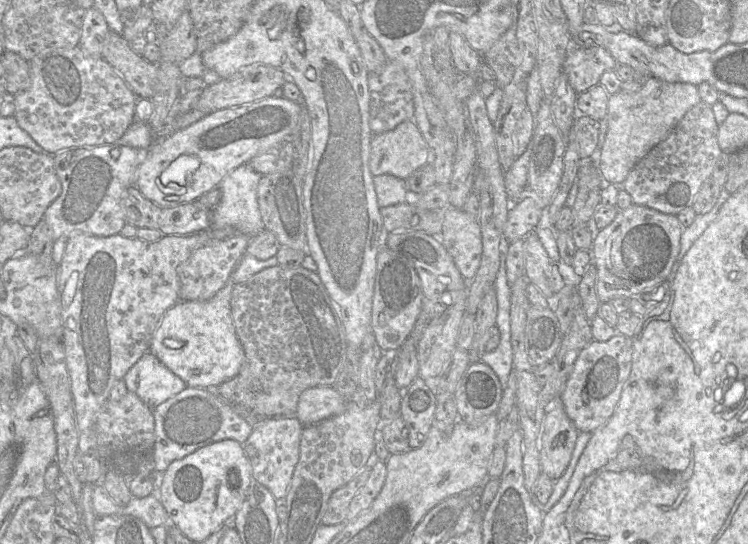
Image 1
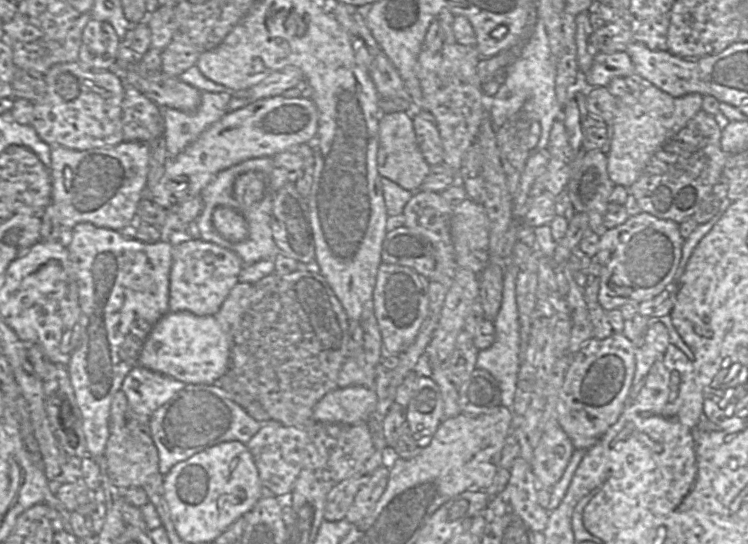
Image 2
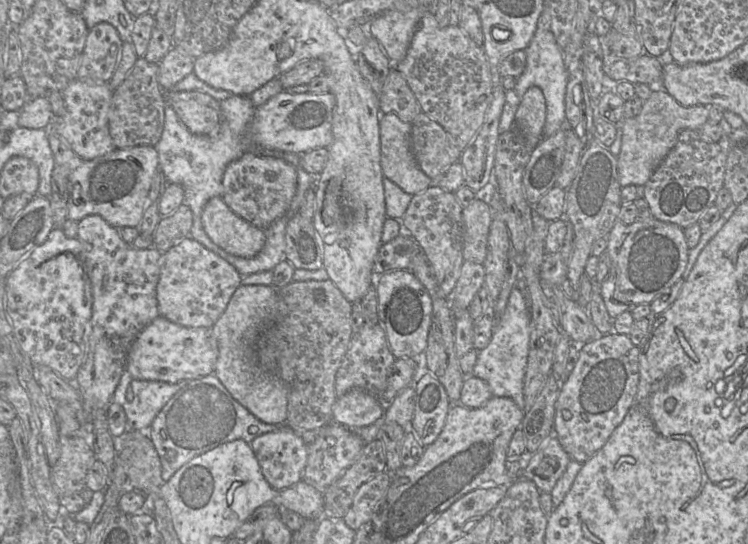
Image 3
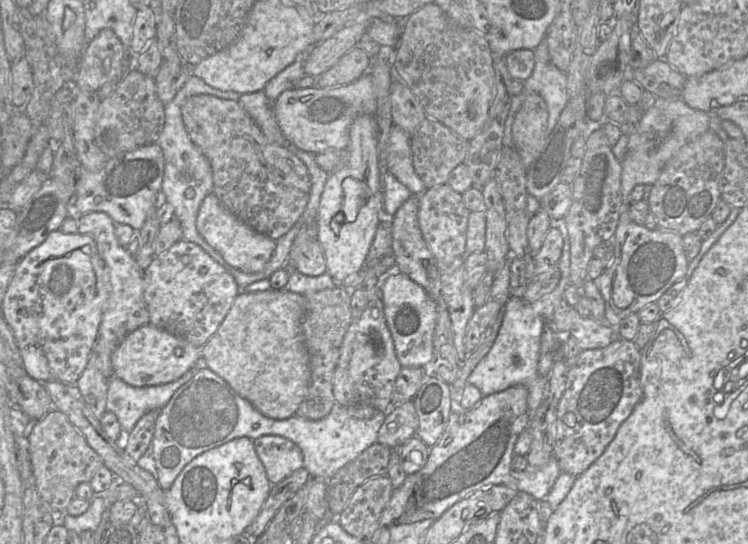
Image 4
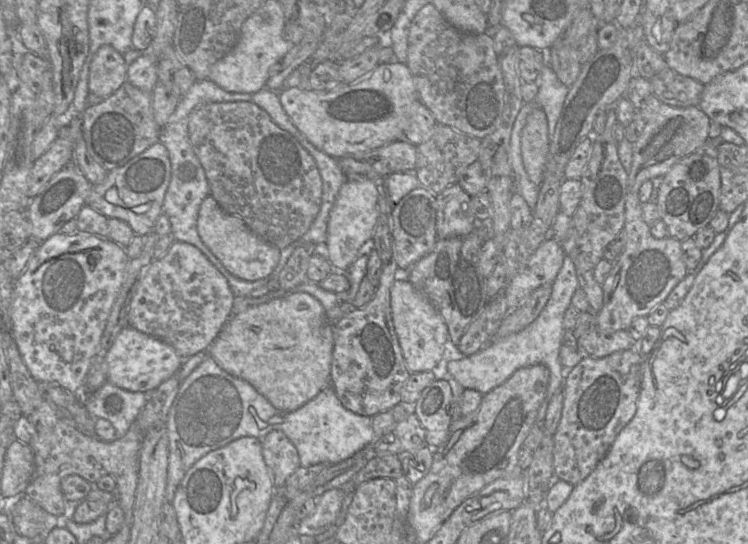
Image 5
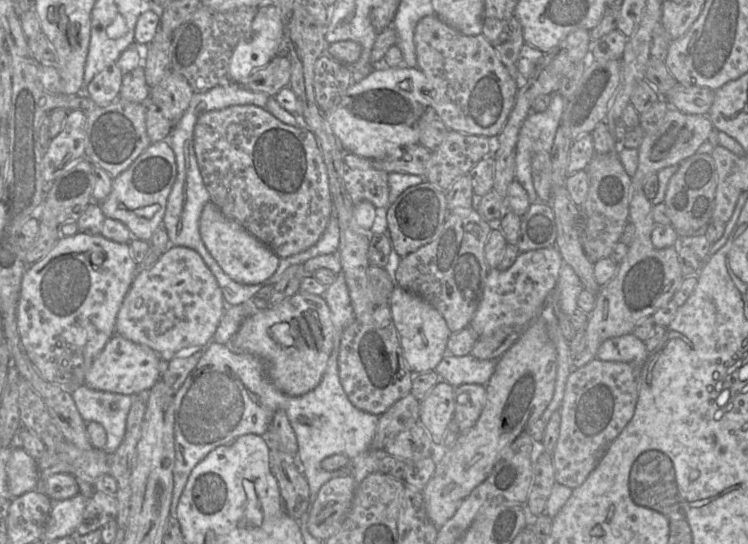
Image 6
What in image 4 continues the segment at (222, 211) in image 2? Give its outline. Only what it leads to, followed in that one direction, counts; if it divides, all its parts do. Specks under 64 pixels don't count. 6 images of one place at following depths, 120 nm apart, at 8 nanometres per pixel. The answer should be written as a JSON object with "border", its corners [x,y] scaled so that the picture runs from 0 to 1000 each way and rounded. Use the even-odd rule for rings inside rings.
{"border":[[[287,357],[271,366],[263,397],[263,423],[306,487],[332,504],[353,494],[369,454],[368,441],[342,426],[318,403],[294,373]]]}

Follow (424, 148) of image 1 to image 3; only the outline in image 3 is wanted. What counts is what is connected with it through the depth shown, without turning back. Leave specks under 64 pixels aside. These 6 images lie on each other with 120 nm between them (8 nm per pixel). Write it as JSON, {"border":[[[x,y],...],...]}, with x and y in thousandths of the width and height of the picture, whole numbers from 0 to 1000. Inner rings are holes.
{"border":[[[527,208],[509,210],[507,228],[512,324],[548,358],[568,351],[576,342],[576,327],[557,305],[553,292],[551,230]]]}

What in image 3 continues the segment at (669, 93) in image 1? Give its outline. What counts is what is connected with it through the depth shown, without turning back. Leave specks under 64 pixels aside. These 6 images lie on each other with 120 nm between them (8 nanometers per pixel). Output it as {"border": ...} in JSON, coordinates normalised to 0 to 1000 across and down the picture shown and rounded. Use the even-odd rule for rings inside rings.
{"border":[[[886,162],[873,167],[861,186],[852,213],[832,222],[830,276],[825,287],[829,340],[861,342],[902,268],[909,243],[916,237],[929,237],[944,226],[947,219],[948,204],[944,195],[914,197]]]}

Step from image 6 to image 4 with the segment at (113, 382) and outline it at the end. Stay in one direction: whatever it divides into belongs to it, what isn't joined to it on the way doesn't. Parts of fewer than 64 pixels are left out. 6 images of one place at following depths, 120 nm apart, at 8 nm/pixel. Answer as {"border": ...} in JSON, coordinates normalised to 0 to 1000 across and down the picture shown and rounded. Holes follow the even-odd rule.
{"border":[[[203,596],[174,610],[148,653],[151,693],[180,711],[215,708],[241,695],[270,660],[269,640]]]}

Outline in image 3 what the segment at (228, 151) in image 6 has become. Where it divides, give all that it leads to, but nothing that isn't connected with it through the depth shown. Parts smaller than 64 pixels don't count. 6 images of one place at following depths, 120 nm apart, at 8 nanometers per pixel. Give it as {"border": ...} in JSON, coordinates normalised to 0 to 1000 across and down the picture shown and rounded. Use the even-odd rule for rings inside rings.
{"border":[[[221,167],[221,186],[258,246],[291,244],[297,210],[294,188],[283,176],[267,167]],[[328,281],[307,298],[297,327],[297,366],[325,404],[354,423],[377,399],[396,355],[397,318],[393,305],[374,290]]]}

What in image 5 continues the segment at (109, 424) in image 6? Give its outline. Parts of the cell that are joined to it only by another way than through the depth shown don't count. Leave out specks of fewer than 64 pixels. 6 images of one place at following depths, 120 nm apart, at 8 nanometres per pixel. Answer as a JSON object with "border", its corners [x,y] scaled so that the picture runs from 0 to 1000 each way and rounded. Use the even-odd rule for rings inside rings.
{"border":[[[142,702],[131,717],[110,726],[110,739],[126,768],[147,774],[155,803],[164,803],[180,776],[198,735],[199,722],[175,721]]]}

